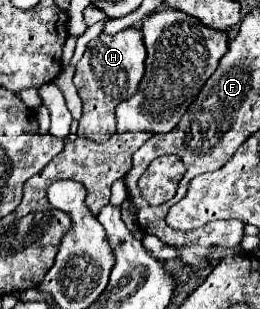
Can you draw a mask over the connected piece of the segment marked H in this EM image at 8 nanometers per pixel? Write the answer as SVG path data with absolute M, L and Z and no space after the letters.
M134 26L124 28L114 36L100 34L98 38L88 42L86 52L76 64L74 74L74 84L78 86L80 98L84 102L84 114L78 122L76 132L80 138L100 142L100 134L116 133L114 108L116 104L130 98L138 90L138 84L144 76L144 60L146 60L146 48L142 42L142 32Z

